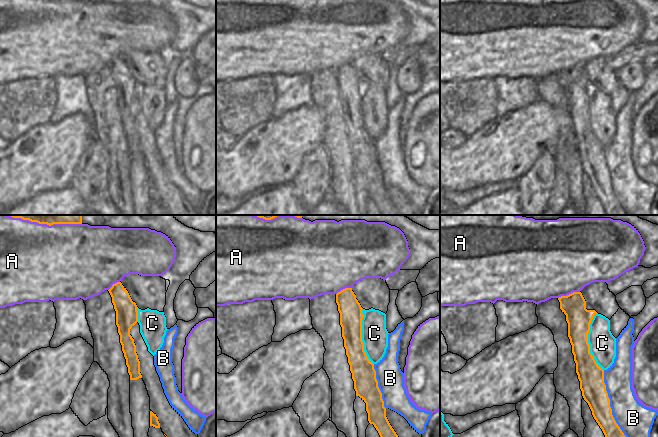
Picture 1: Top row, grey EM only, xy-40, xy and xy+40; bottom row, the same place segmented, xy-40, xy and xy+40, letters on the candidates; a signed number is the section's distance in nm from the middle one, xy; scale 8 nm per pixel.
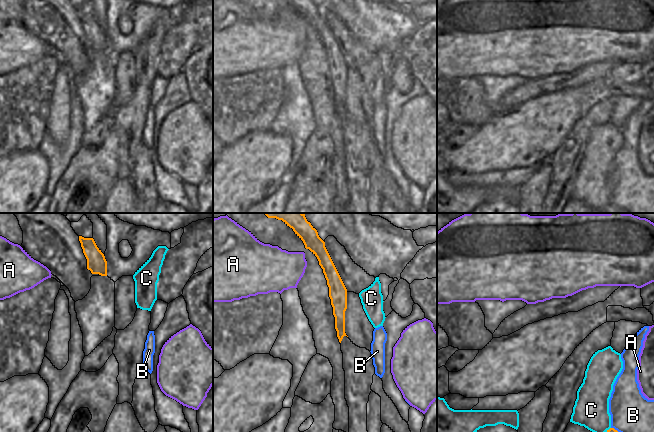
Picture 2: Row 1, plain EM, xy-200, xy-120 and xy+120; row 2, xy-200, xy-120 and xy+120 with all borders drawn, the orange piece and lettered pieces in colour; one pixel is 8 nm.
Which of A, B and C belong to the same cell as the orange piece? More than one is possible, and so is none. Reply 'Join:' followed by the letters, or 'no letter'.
Join: no letter.

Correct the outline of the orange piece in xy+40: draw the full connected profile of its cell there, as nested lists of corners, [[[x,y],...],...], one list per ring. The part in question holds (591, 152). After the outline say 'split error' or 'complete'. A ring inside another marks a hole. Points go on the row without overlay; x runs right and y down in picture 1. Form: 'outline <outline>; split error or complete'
outline [[[581,68],[561,72],[558,76],[560,85],[566,91],[568,113],[584,176],[588,179],[606,215],[628,215],[612,191],[610,175],[604,159],[604,146],[590,129],[588,109],[590,99],[597,88],[586,85],[586,77]]]; complete

